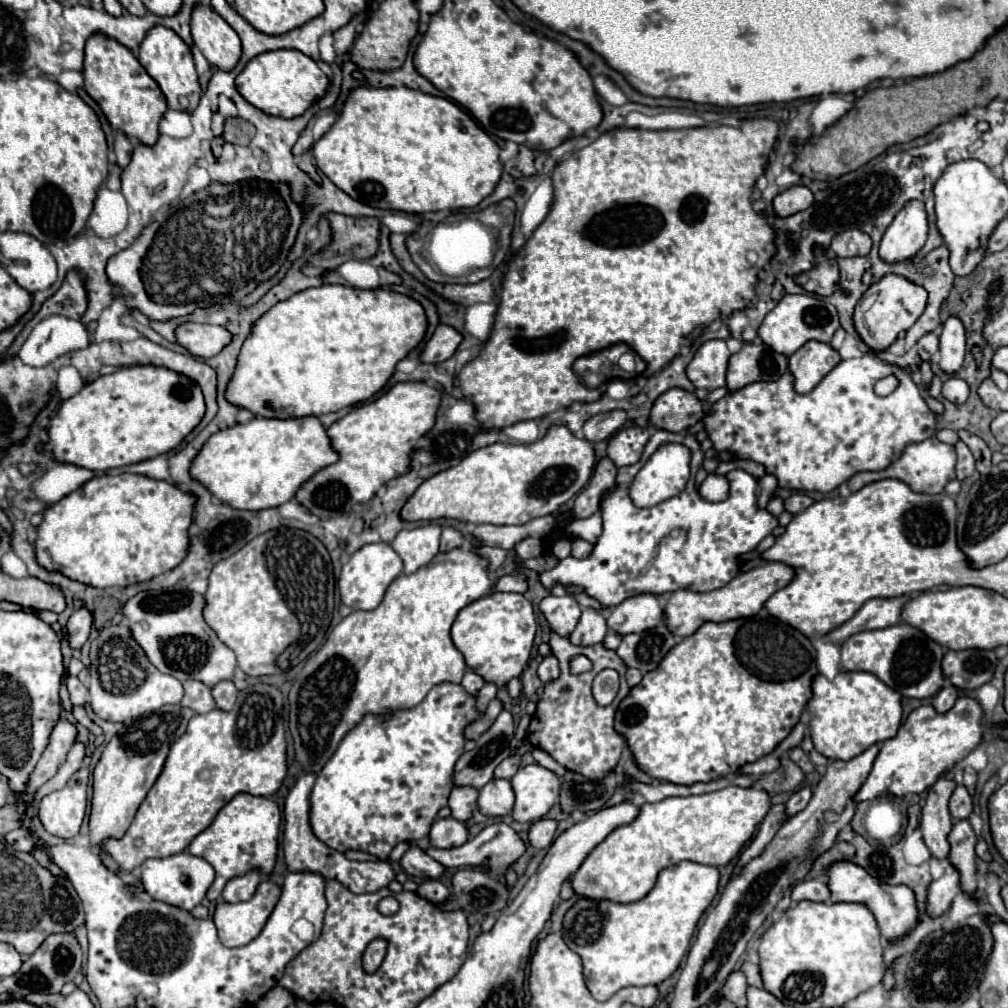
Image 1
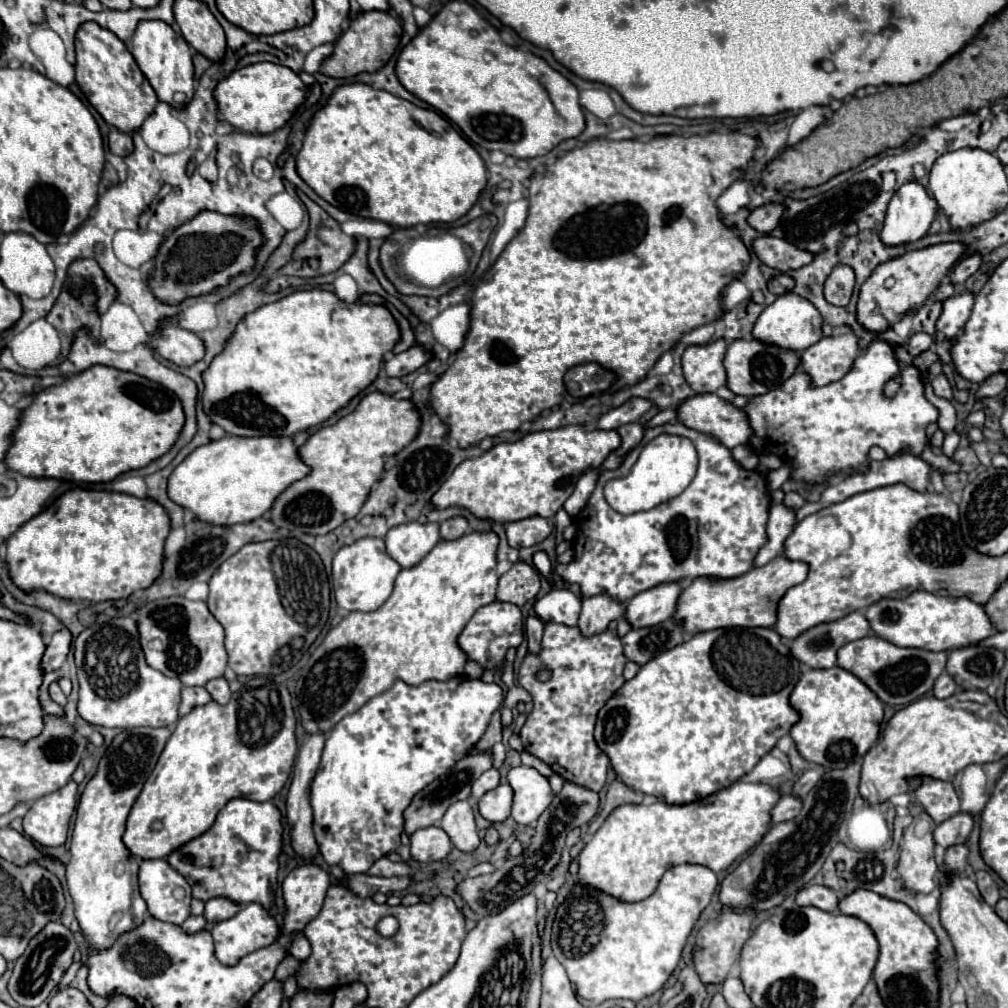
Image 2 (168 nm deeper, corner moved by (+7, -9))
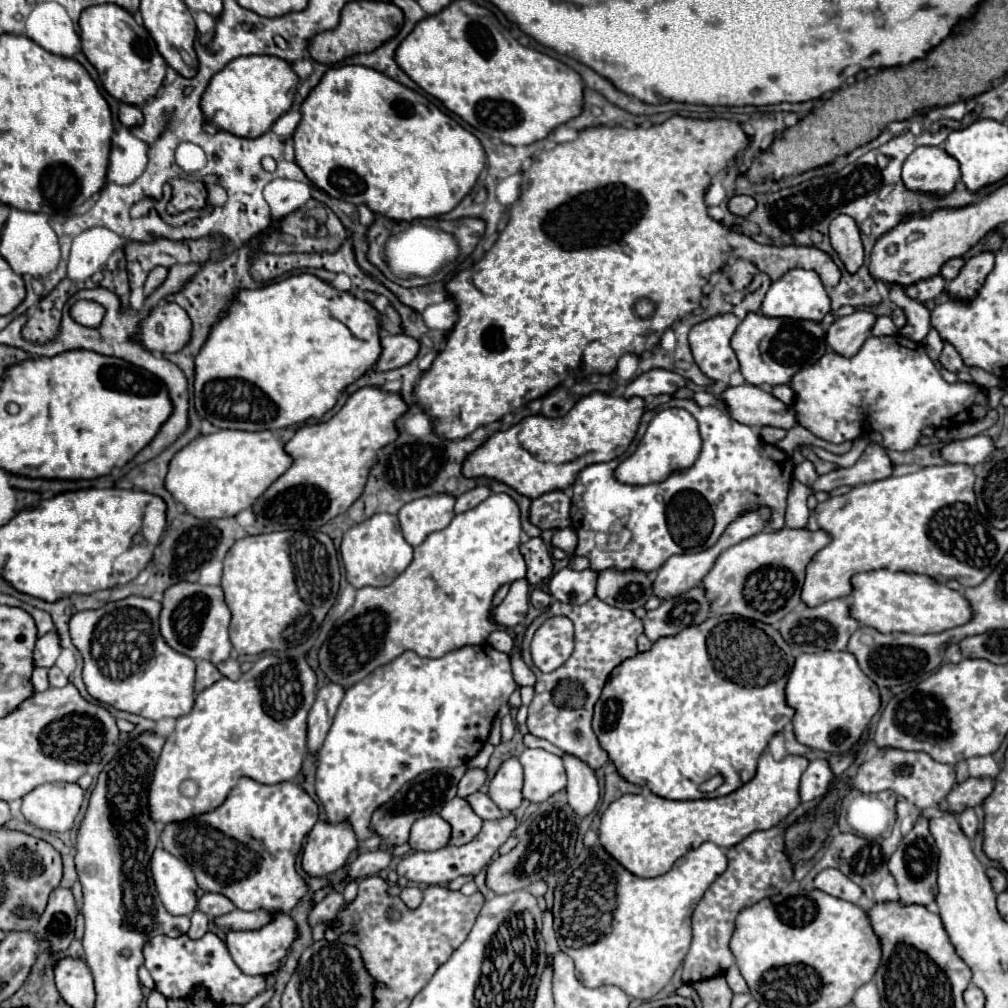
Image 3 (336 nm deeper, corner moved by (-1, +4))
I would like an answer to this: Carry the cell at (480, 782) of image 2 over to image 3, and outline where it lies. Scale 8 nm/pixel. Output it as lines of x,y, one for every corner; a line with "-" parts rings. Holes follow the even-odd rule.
471,769
471,771
467,771
463,777
461,777
461,781
459,781
459,785
457,785
457,795
459,797
467,797
469,793
475,793
475,791
479,791
479,787
483,785
483,781
485,781
485,771
483,769

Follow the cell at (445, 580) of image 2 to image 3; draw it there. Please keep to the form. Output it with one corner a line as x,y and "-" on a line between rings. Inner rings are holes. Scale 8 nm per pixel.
491,493
477,507
455,515
445,529
431,533
419,547
415,547
413,563
391,585
363,587
357,591
355,603
335,623
323,645
323,653
319,653
319,665
325,679
337,681
347,689
405,651
435,659
463,645
485,643
489,633
495,631
495,625
489,621
495,591
501,585
525,577
525,561
519,551
521,531
519,505
507,493

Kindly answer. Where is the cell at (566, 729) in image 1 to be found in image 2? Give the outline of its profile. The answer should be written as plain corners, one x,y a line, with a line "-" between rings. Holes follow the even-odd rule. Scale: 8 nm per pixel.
545,624
541,654
529,654
519,670
519,684
533,696
535,706
533,712
527,714
527,722
519,732
525,750
551,766
559,776
595,792
605,786
609,758
599,750
593,730
599,710
625,682
625,662
621,640
615,636
615,630
583,638
577,626
567,628
561,624
-
543,666
551,670
547,682
537,680
537,672
541,672

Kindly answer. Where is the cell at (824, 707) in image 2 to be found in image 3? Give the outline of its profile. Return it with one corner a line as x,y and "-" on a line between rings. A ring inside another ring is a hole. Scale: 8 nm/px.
849,651
801,653
795,657
785,687
785,701
795,709
795,739
825,753
849,753
861,739
871,717
881,707
877,685
865,677

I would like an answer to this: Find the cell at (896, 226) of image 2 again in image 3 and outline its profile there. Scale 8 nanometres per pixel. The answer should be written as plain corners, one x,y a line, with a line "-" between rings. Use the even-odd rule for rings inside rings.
921,145
903,165
903,183
911,191
947,195
959,177
959,161
955,161
955,157
951,157
943,147

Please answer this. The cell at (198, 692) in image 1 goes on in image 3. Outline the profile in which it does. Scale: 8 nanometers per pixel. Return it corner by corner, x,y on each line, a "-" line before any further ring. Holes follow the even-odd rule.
197,661
197,679
195,679
195,691
203,691
209,685
213,685
215,681
219,681
223,675
219,673
219,669
211,663
211,661

